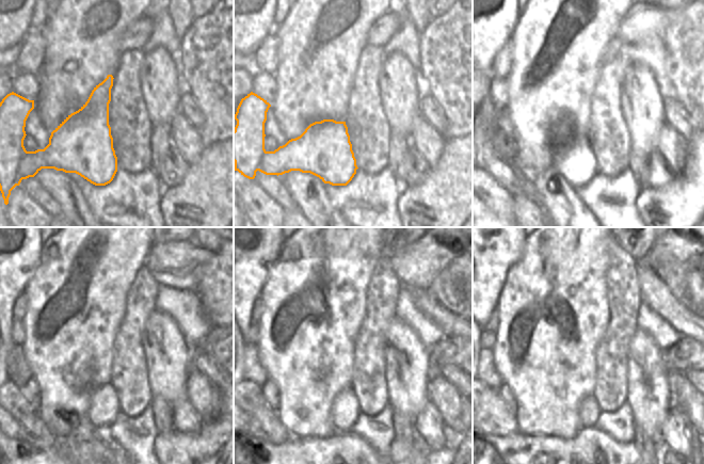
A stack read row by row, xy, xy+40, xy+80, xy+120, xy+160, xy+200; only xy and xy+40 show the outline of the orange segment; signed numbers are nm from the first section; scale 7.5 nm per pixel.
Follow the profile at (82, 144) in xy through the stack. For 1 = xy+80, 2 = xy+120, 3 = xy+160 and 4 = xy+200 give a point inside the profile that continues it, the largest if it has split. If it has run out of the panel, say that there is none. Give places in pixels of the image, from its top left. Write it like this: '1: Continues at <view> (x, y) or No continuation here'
1: Continues at xy+80 (573, 158)
2: Continues at xy+120 (104, 403)
3: Continues at xy+160 (345, 410)
4: Continues at xy+200 (589, 412).

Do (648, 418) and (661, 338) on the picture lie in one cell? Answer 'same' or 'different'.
different

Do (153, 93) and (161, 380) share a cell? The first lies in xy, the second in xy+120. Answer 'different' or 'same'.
same

